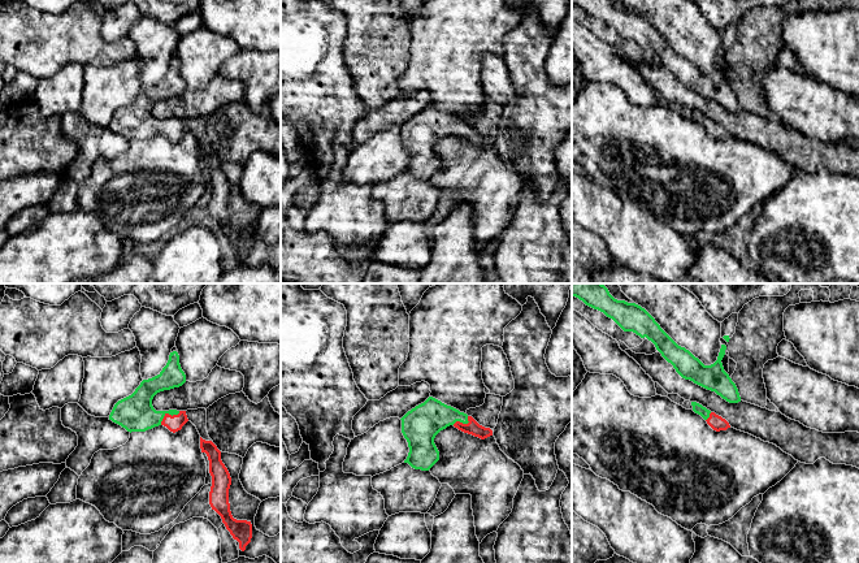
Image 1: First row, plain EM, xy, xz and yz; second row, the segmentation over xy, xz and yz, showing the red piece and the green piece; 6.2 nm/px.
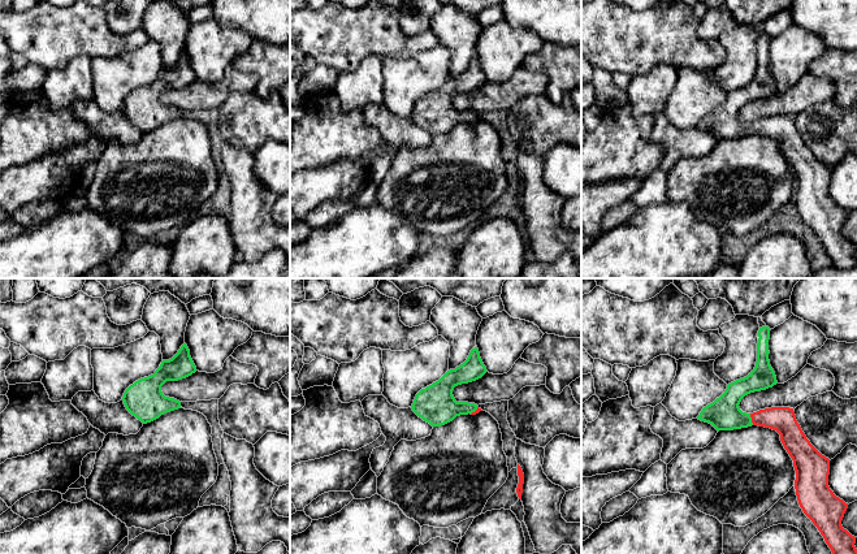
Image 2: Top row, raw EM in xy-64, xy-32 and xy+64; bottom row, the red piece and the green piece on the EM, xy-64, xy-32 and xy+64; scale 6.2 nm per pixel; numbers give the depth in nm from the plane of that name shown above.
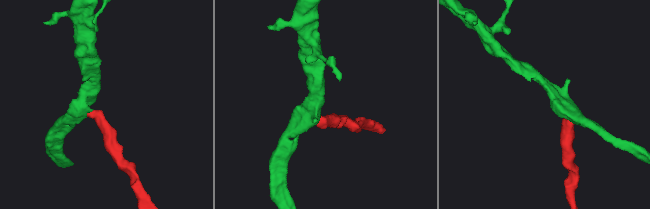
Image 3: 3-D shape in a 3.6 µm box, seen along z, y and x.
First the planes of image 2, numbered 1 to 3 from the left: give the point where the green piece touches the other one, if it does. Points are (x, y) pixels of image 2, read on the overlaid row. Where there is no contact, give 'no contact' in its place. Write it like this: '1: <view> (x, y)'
1: no contact
2: xy-32 (475, 411)
3: xy+64 (752, 419)

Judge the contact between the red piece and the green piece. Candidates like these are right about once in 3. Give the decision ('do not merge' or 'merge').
merge

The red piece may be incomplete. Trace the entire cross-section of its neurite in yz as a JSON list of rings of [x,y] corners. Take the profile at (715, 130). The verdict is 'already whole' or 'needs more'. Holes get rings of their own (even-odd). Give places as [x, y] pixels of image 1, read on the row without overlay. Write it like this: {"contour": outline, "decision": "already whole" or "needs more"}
{"contour": [[[691,111],[691,114],[693,114],[693,120],[700,124],[713,139],[720,140],[730,137],[729,131],[725,127],[716,124],[715,121],[711,121],[702,113],[697,111]]], "decision": "needs more"}

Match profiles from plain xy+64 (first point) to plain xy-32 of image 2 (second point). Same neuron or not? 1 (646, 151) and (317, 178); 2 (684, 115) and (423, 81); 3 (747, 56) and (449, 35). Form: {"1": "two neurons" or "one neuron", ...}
{"1": "two neurons", "2": "one neuron", "3": "one neuron"}

